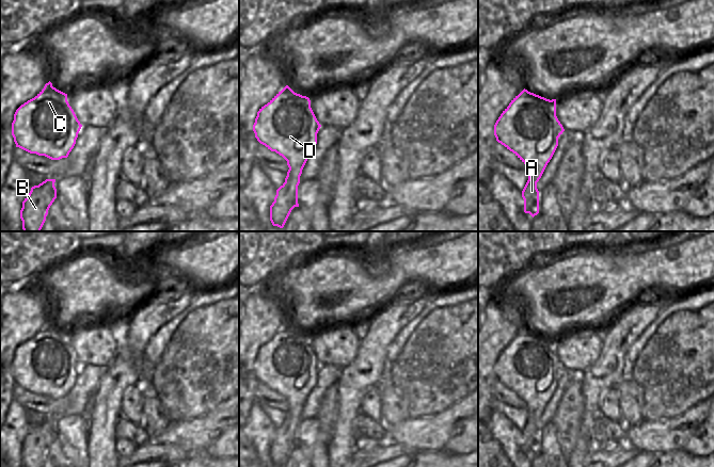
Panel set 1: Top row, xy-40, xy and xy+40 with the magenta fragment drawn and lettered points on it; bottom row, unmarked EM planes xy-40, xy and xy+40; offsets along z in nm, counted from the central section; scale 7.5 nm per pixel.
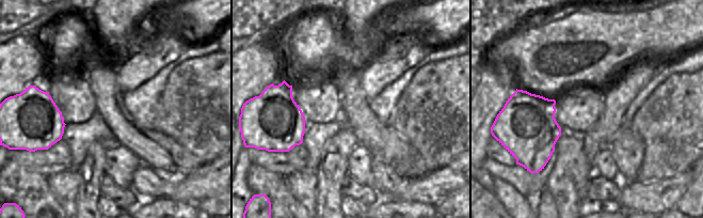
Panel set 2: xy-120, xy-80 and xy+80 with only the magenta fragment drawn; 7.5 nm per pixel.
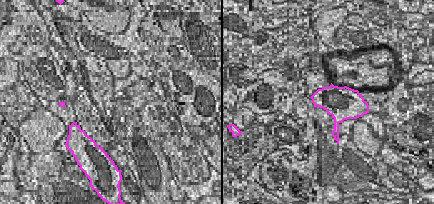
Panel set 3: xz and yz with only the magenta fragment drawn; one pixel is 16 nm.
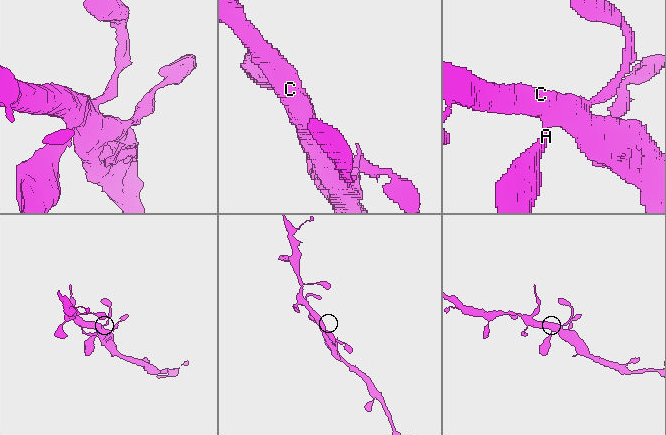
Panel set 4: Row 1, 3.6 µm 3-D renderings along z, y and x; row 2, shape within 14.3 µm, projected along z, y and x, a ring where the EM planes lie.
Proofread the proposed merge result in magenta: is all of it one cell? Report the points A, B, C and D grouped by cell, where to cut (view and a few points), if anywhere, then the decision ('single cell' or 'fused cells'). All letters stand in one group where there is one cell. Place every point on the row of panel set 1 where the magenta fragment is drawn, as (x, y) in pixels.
groups A B C D; cut none; single cell

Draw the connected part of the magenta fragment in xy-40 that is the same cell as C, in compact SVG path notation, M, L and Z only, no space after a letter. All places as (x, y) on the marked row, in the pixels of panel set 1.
M49 81L34 98L16 110L12 123L12 135L16 147L51 160L60 160L68 157L81 127L82 125L67 101L67 94L53 87Z

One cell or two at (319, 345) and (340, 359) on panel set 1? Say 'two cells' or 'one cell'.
one cell

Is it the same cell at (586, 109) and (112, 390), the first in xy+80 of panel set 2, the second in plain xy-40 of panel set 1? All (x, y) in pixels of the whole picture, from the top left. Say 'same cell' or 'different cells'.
different cells

